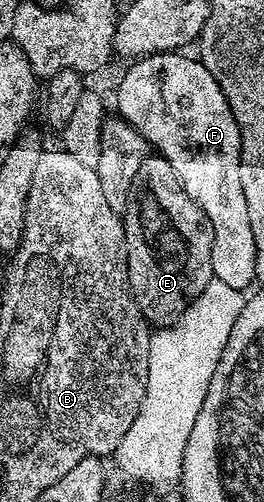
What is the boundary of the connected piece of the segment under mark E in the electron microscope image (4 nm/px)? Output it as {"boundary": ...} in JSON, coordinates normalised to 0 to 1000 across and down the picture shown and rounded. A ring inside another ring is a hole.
{"boundary":[[[561,311],[534,335],[519,335],[519,359],[504,363],[481,424],[462,428],[462,436],[481,480],[481,540],[496,588],[519,598],[527,620],[561,643],[629,643],[689,625],[807,558],[807,454],[777,422],[693,373],[693,361],[655,339],[655,327],[640,327],[640,319],[610,311]]]}

